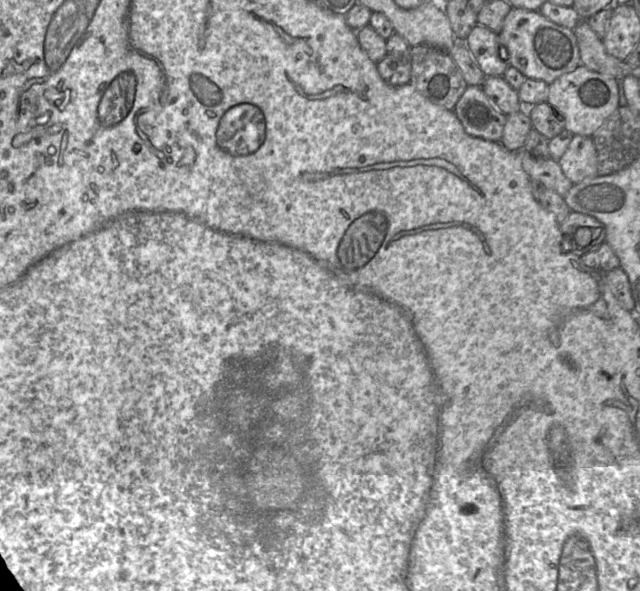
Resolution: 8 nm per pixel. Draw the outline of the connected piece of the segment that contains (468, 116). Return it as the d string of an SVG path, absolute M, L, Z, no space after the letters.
M467 86L453 112L467 134L500 142L507 115L492 105L481 86Z

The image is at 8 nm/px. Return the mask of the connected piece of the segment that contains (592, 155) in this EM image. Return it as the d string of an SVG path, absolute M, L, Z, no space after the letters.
M575 134L557 162L573 184L598 176L597 153L590 136Z

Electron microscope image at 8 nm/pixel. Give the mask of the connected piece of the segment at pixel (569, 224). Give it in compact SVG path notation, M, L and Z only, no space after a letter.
M570 211L560 224L562 232L562 249L581 257L590 250L596 250L605 242L606 230L603 223L596 218L580 212Z

